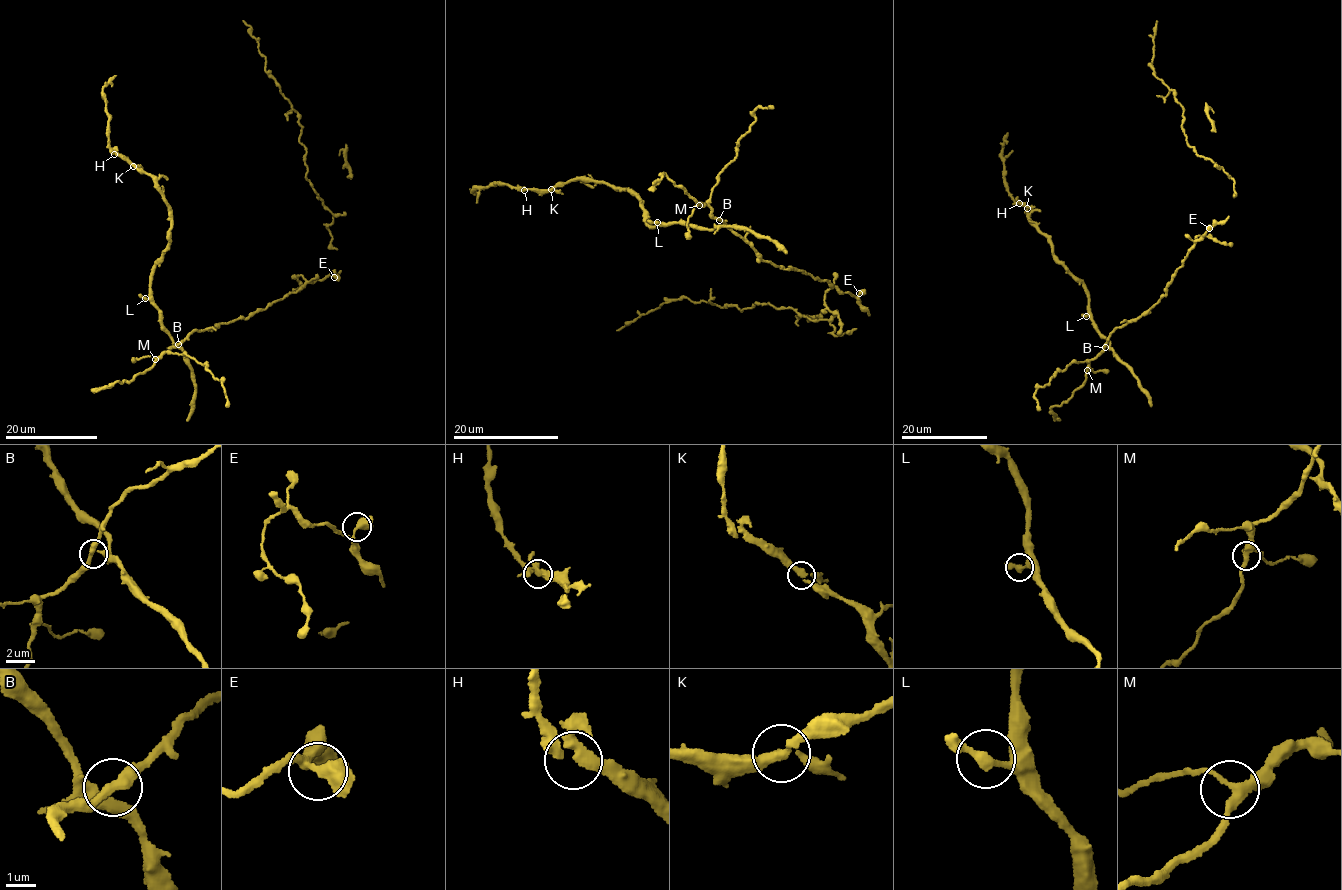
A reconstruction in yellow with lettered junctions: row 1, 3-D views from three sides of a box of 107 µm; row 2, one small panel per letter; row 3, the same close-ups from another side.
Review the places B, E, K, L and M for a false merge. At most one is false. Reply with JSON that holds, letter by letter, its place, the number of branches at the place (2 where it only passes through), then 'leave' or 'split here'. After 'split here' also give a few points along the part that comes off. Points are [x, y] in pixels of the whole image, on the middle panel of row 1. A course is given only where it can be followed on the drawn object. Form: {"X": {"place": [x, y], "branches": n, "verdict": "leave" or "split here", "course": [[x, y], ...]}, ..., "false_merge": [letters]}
{"B": {"place": [719, 220], "branches": 3, "verdict": "leave"}, "E": {"place": [859, 293], "branches": 3, "verdict": "leave"}, "K": {"place": [551, 189], "branches": 3, "verdict": "leave"}, "L": {"place": [657, 222], "branches": 2, "verdict": "leave"}, "M": {"place": [699, 205], "branches": 3, "verdict": "leave"}, "false_merge": []}

